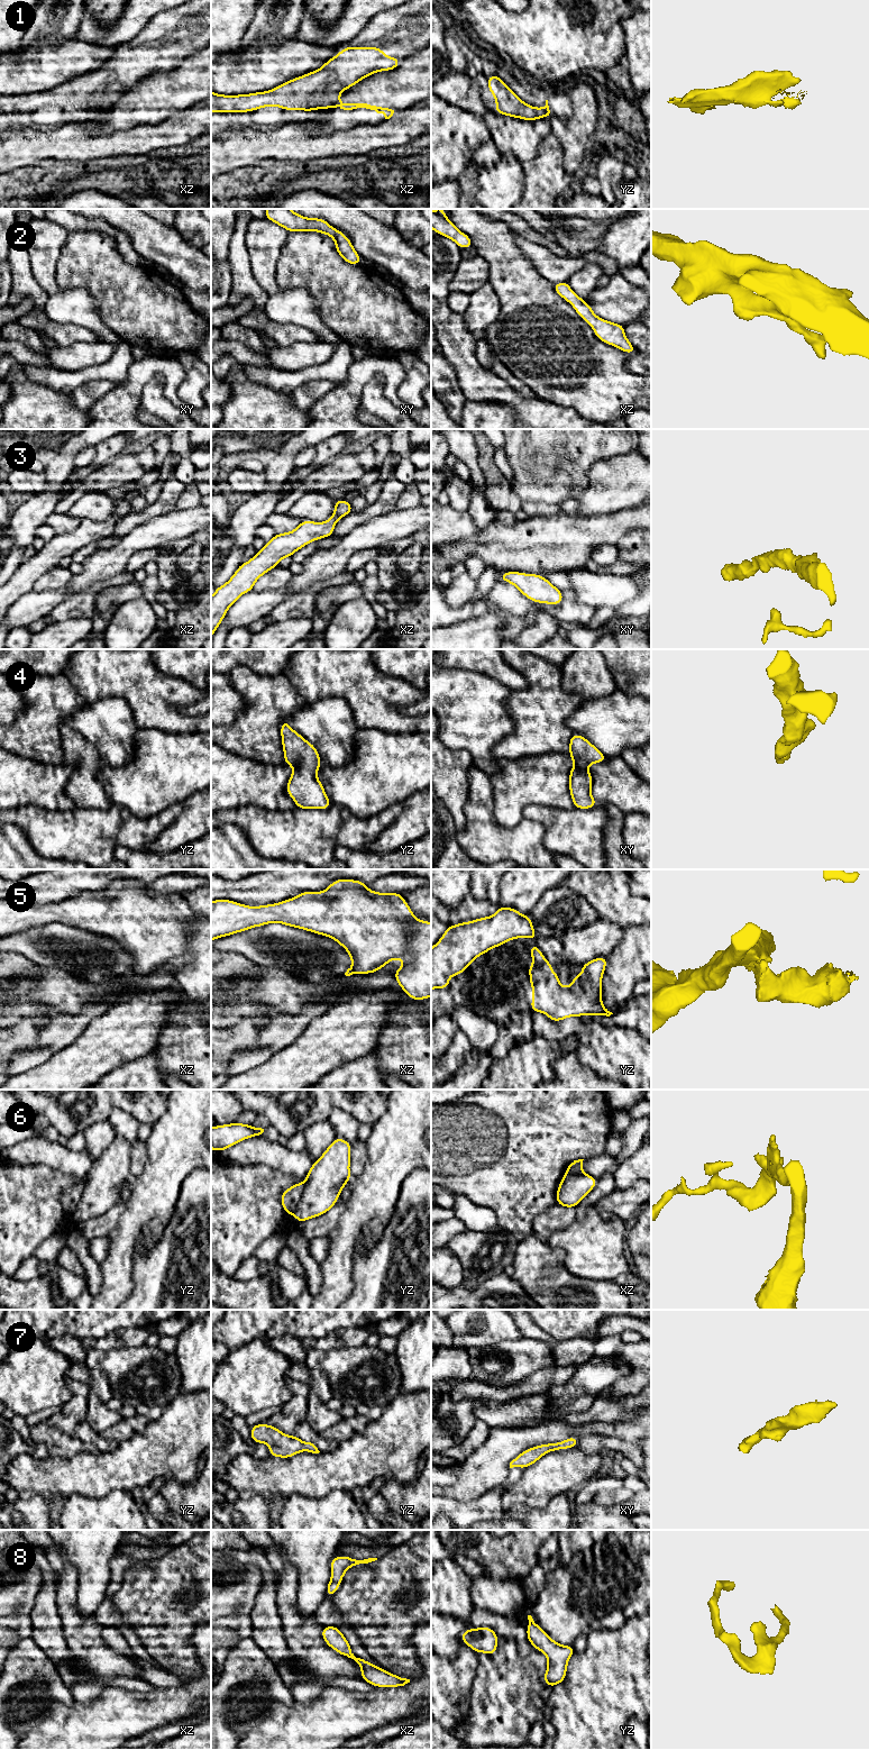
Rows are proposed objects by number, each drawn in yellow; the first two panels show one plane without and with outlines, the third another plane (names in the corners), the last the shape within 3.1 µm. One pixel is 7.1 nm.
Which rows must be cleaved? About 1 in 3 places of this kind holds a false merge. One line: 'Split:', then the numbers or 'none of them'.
Split: 1, 5, 6

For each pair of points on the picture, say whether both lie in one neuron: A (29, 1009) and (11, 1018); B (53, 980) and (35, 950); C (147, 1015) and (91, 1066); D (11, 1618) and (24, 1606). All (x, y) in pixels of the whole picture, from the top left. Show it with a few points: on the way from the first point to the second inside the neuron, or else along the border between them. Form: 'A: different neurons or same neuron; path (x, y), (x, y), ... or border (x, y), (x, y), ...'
A: same neuron; path (25, 1009), (20, 1009), (16, 1013)
B: different neurons; border (38, 965), (63, 968), (71, 973)
C: same neuron; path (134, 1028), (125, 1032), (104, 1053)
D: same neuron; path (15, 1614), (20, 1609)

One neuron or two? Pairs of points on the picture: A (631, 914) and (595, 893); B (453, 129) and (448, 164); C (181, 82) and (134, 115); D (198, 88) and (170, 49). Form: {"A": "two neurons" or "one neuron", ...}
{"A": "one neuron", "B": "one neuron", "C": "one neuron", "D": "two neurons"}

